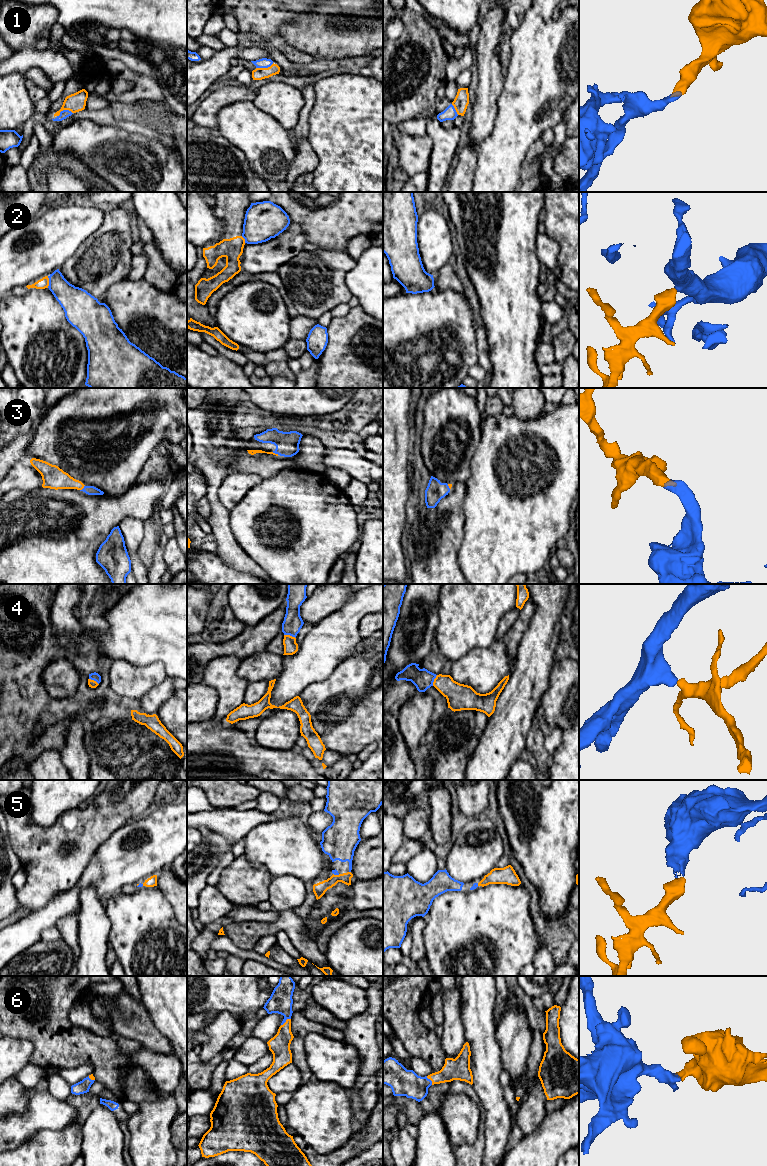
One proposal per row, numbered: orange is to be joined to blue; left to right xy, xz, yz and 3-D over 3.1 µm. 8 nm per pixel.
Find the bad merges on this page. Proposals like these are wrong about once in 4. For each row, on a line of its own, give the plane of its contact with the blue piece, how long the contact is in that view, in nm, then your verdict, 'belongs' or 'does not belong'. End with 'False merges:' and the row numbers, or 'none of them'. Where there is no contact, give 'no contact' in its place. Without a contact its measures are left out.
1: xy | 130 nm | belongs
2: xy | 100 nm | does not belong
3: xy | 60 nm | belongs
4: xz | 100 nm | belongs
5: xz | 60 nm | belongs
6: xz | 100 nm | belongs
False merges: 2

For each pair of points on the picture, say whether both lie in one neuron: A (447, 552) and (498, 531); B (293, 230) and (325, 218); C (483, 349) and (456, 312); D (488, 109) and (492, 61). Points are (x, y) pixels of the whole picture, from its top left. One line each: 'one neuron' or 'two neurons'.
A: two neurons
B: two neurons
C: two neurons
D: one neuron

